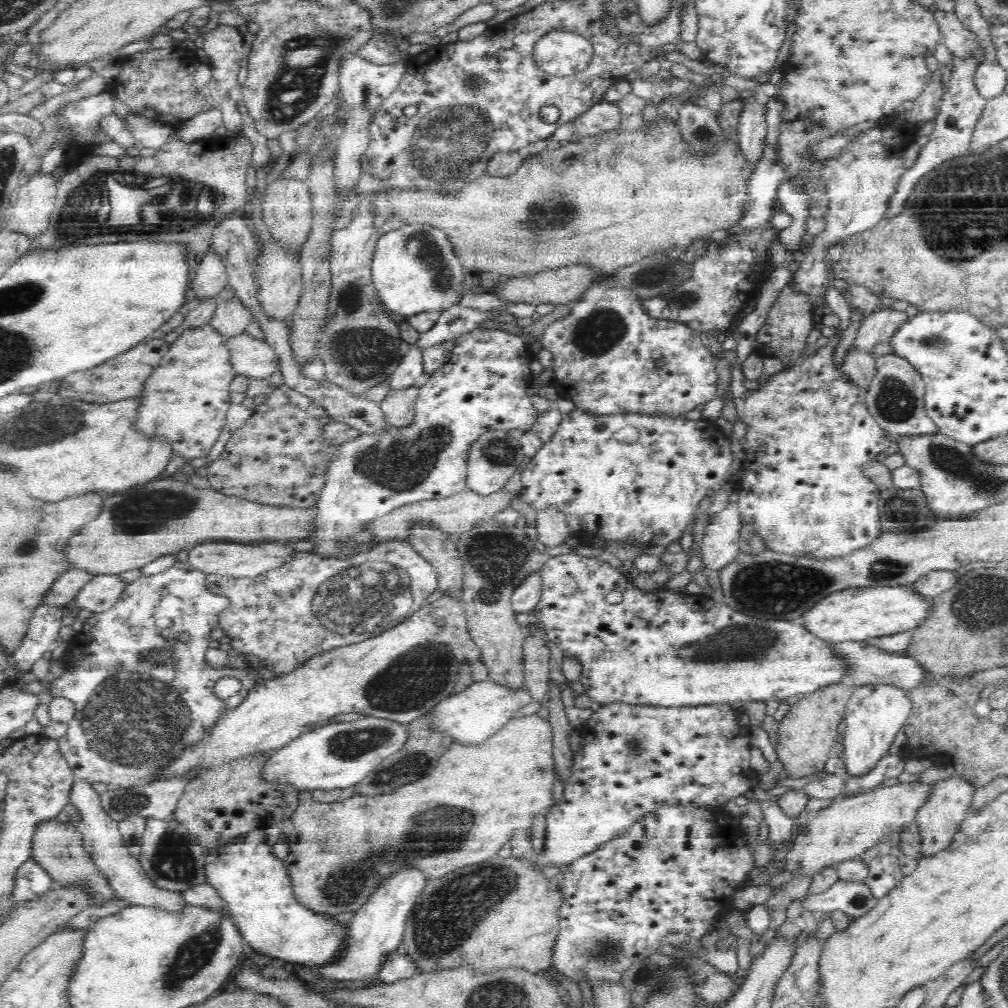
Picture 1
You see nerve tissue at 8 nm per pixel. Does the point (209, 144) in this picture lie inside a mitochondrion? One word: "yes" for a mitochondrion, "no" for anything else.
no

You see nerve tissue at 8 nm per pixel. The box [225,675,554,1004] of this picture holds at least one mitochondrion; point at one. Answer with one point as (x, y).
(433, 917)

